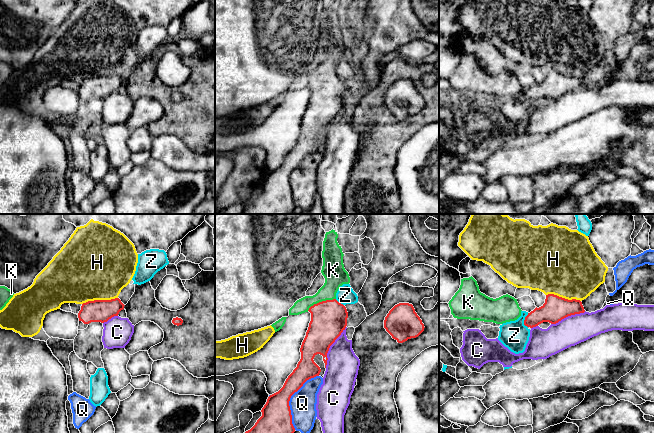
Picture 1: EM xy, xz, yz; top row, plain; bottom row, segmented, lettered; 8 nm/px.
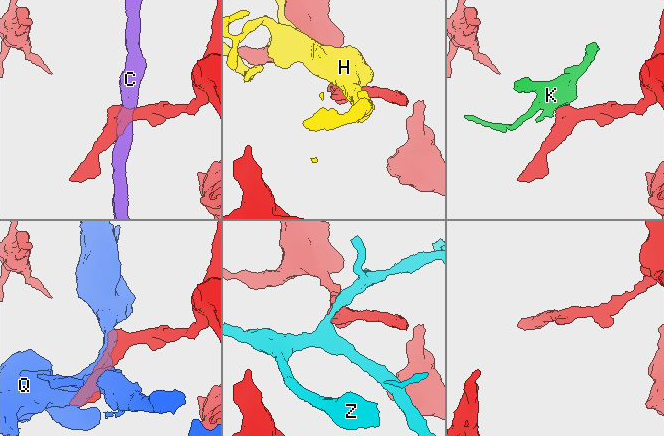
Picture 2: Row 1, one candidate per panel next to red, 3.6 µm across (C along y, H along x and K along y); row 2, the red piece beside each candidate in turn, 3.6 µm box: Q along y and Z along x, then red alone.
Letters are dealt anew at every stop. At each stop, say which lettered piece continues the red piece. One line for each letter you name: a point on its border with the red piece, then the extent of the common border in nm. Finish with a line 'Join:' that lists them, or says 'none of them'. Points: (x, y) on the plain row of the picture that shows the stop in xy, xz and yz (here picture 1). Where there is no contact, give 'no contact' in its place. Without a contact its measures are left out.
K: contact xz (322, 77); length 260 nm
Join: K

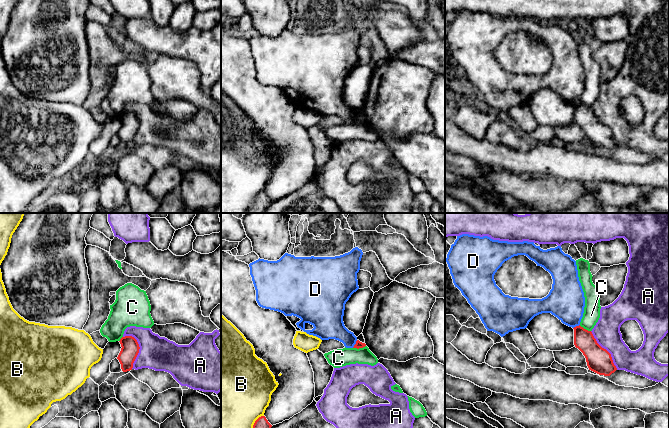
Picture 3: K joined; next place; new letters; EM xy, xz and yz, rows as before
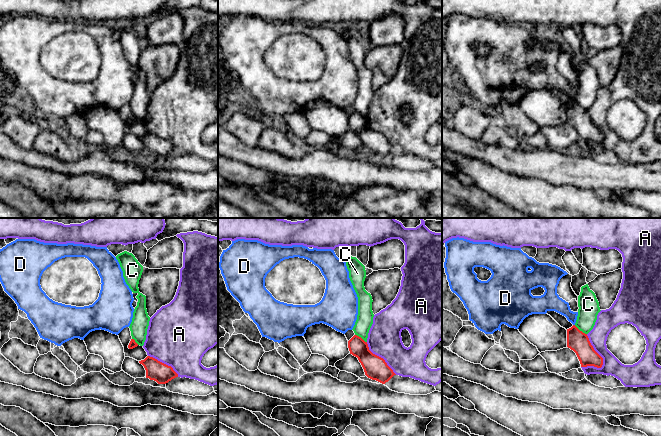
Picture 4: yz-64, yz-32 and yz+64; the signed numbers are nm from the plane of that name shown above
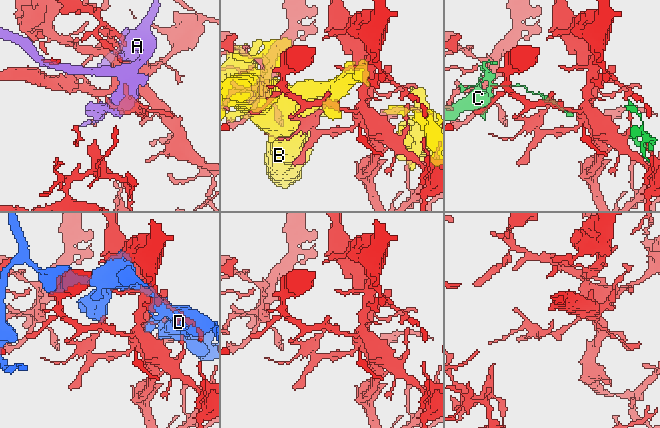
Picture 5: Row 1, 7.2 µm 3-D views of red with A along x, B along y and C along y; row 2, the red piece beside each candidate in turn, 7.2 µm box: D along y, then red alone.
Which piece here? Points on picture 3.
Join: none of them

